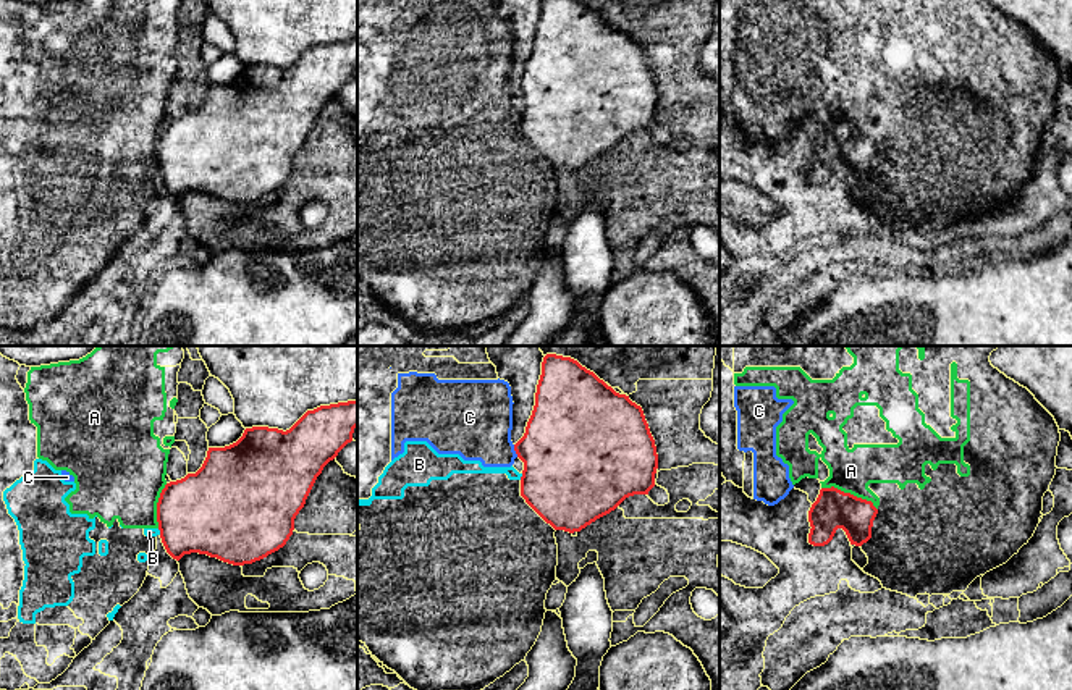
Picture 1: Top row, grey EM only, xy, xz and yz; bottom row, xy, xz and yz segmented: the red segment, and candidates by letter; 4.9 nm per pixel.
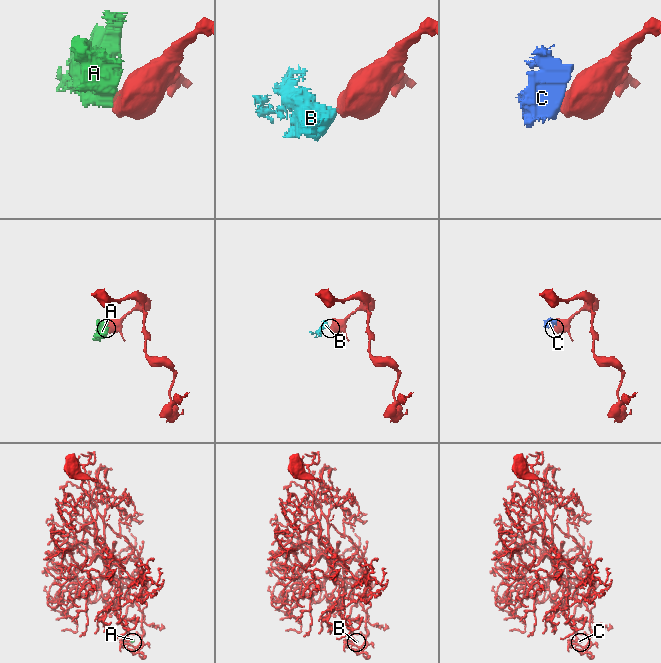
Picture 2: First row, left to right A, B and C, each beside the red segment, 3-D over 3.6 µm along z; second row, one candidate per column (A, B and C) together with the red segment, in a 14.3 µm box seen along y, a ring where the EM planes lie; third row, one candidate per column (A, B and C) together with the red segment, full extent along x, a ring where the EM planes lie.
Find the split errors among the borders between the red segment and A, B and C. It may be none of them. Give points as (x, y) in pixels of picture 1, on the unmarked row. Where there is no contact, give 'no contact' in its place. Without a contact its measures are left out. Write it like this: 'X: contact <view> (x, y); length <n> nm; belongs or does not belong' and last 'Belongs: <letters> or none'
A: contact yz (849, 131); length 300 nm; does not belong
B: contact xz (521, 115); length 40 nm; does not belong
C: contact xz (514, 88); length 70 nm; does not belong
Belongs: none

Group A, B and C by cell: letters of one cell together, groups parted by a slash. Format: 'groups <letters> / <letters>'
groups A B C

